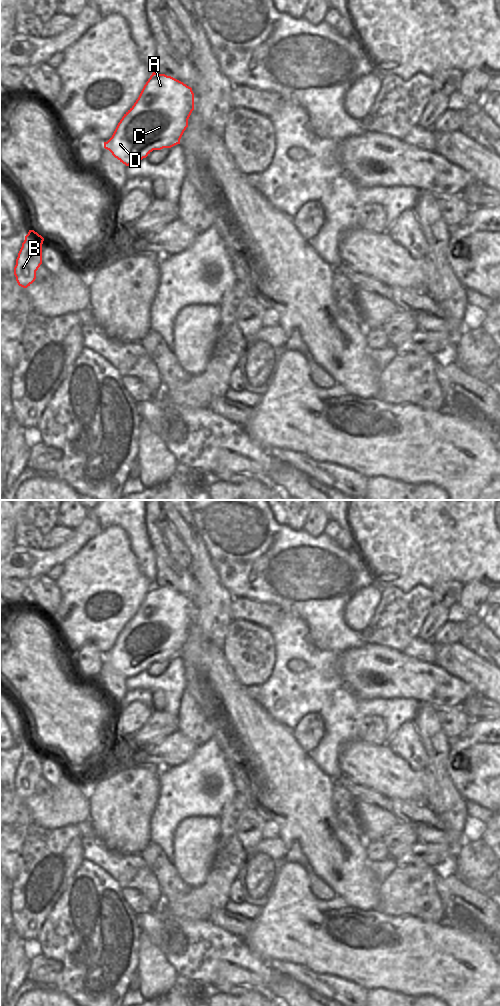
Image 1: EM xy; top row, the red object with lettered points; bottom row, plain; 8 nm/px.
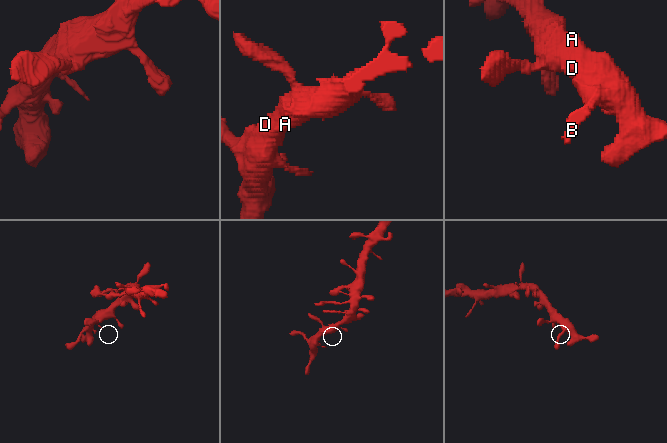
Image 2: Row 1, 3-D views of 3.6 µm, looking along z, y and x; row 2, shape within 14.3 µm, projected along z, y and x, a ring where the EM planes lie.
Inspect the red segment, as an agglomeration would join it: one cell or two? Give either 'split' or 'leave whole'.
leave whole

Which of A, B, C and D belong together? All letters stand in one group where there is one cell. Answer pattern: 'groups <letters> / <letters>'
groups A B C D

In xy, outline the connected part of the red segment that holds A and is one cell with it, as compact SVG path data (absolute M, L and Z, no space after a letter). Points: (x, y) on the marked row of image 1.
M153 72L104 148L126 166L135 164L153 150L180 144L193 110L191 87Z

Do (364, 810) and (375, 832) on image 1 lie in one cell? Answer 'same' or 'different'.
same

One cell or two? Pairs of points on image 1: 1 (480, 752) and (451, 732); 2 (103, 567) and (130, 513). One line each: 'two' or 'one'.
1: two
2: two

